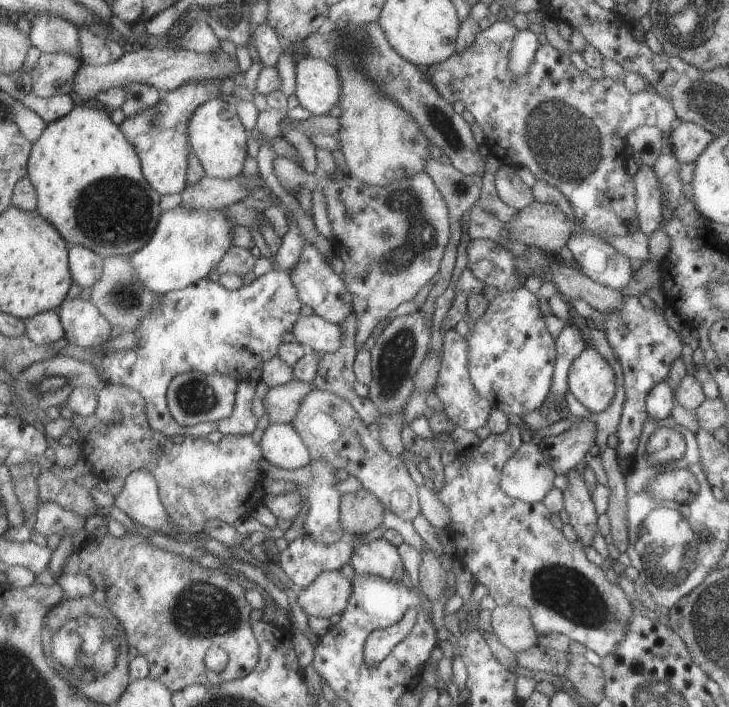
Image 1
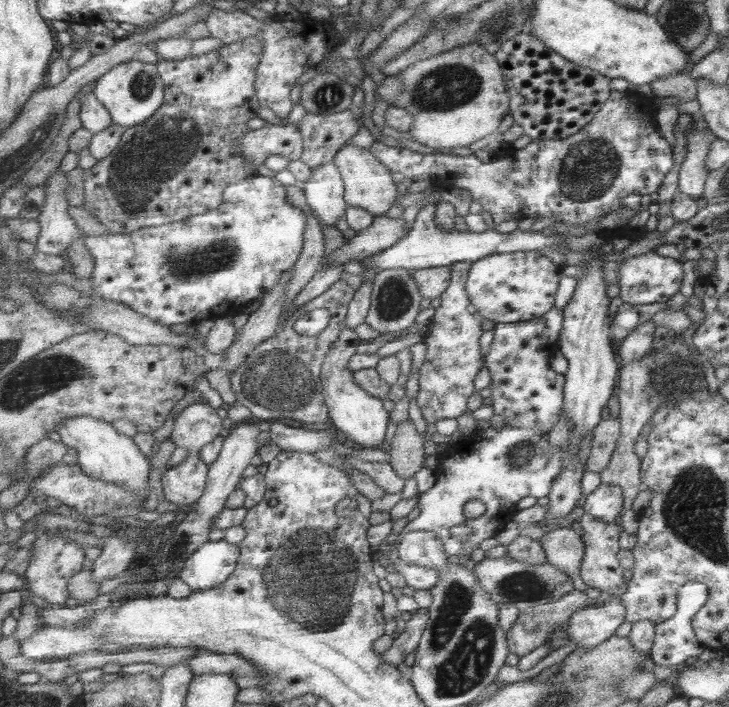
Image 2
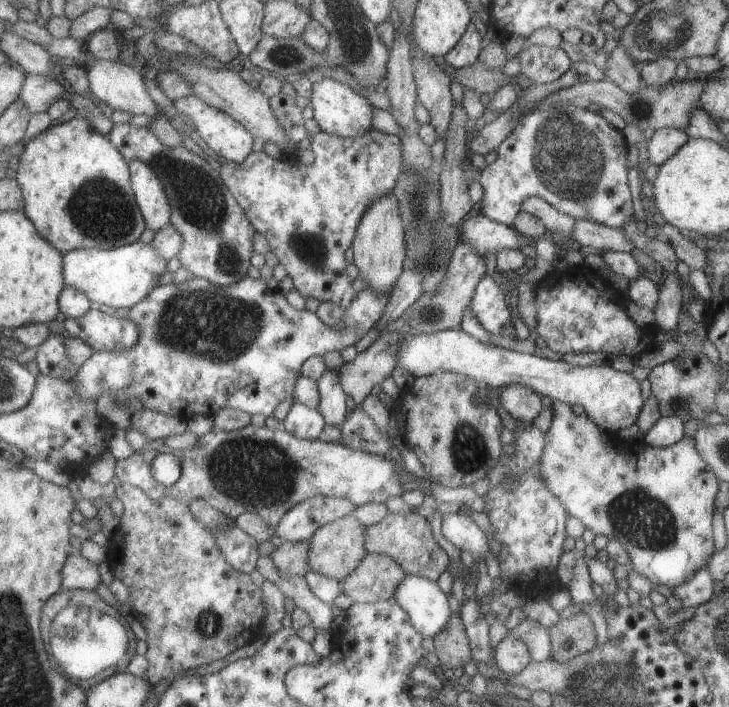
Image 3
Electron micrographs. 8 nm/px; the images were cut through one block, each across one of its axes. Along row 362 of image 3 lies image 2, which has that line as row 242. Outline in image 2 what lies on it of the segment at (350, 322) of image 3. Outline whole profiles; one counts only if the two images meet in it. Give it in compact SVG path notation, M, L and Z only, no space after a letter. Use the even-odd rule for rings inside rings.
M254 174L239 183L231 184L225 190L223 205L219 209L213 210L207 214L195 214L194 217L187 218L185 221L178 221L167 224L167 226L147 227L129 234L107 234L100 236L89 236L85 239L85 246L94 256L96 265L92 276L93 288L99 293L101 299L113 300L125 304L141 314L156 320L157 322L171 325L187 324L190 327L201 322L201 320L214 319L223 314L236 314L241 308L245 307L247 302L253 300L262 300L273 292L279 282L282 281L284 274L290 272L296 266L296 262L301 257L304 246L306 245L307 216L303 214L301 208L293 206L287 200L287 186L283 186L277 178Z

